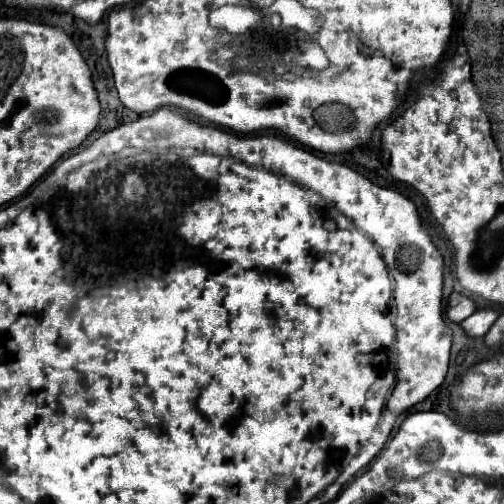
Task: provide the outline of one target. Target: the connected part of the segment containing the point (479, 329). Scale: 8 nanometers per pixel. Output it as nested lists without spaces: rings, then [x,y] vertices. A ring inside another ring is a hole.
[[[476,310],[472,316],[468,316],[460,326],[466,330],[466,334],[470,336],[484,336],[488,332],[488,328],[494,324],[494,320],[498,318],[498,312],[494,310]]]

